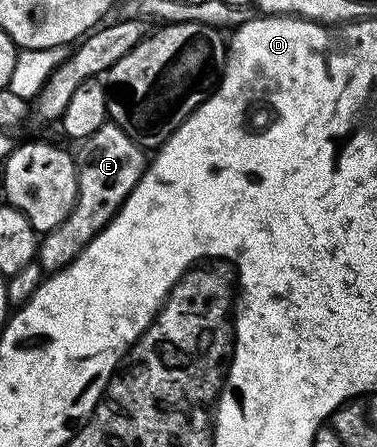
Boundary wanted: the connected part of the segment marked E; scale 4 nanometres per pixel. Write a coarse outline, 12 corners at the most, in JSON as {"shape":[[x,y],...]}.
{"shape":[[114,122],[75,148],[78,193],[38,243],[61,271],[144,176],[145,148]]}

